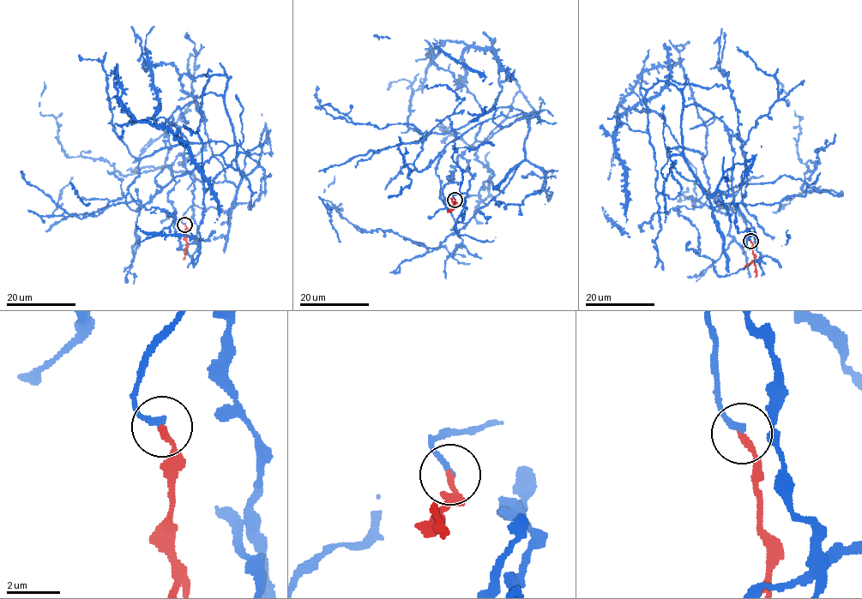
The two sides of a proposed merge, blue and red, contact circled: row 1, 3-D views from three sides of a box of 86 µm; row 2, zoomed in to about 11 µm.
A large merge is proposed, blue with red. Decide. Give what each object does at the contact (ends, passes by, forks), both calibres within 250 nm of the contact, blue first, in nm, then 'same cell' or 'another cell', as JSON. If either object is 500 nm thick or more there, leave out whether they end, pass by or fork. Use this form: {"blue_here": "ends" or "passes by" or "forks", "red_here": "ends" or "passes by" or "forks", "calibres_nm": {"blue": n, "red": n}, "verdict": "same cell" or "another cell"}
{"blue_here": "ends", "red_here": "ends", "calibres_nm": {"blue": 240, "red": 200}, "verdict": "another cell"}

